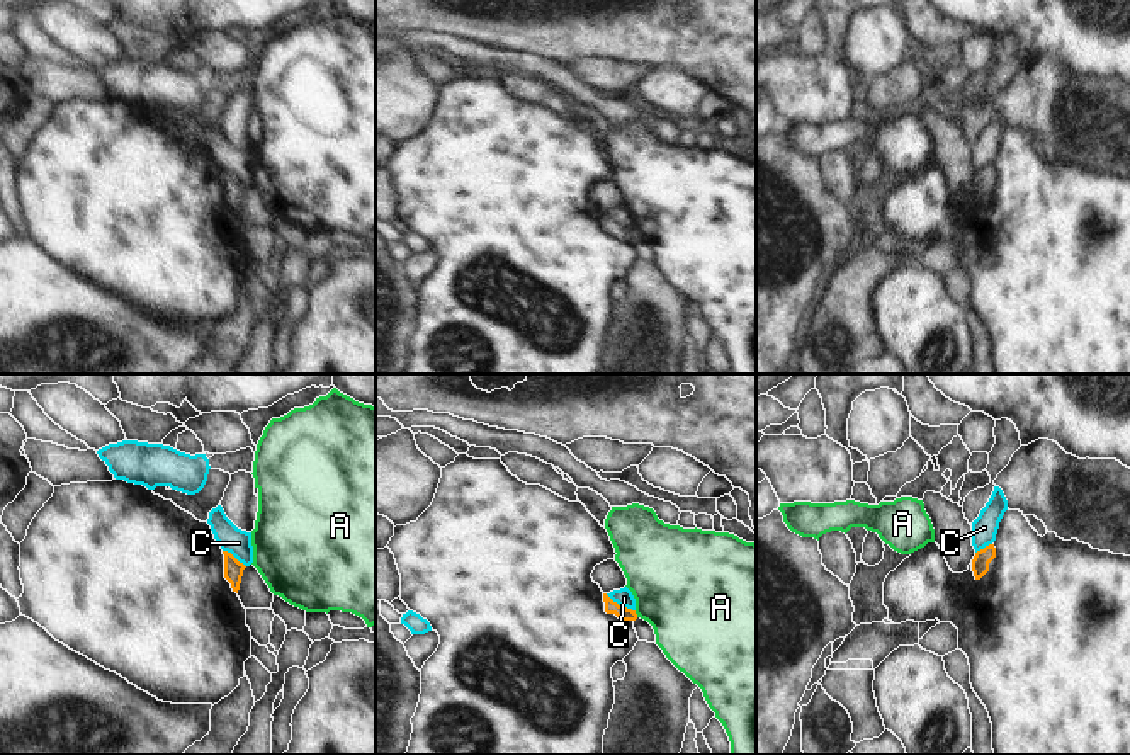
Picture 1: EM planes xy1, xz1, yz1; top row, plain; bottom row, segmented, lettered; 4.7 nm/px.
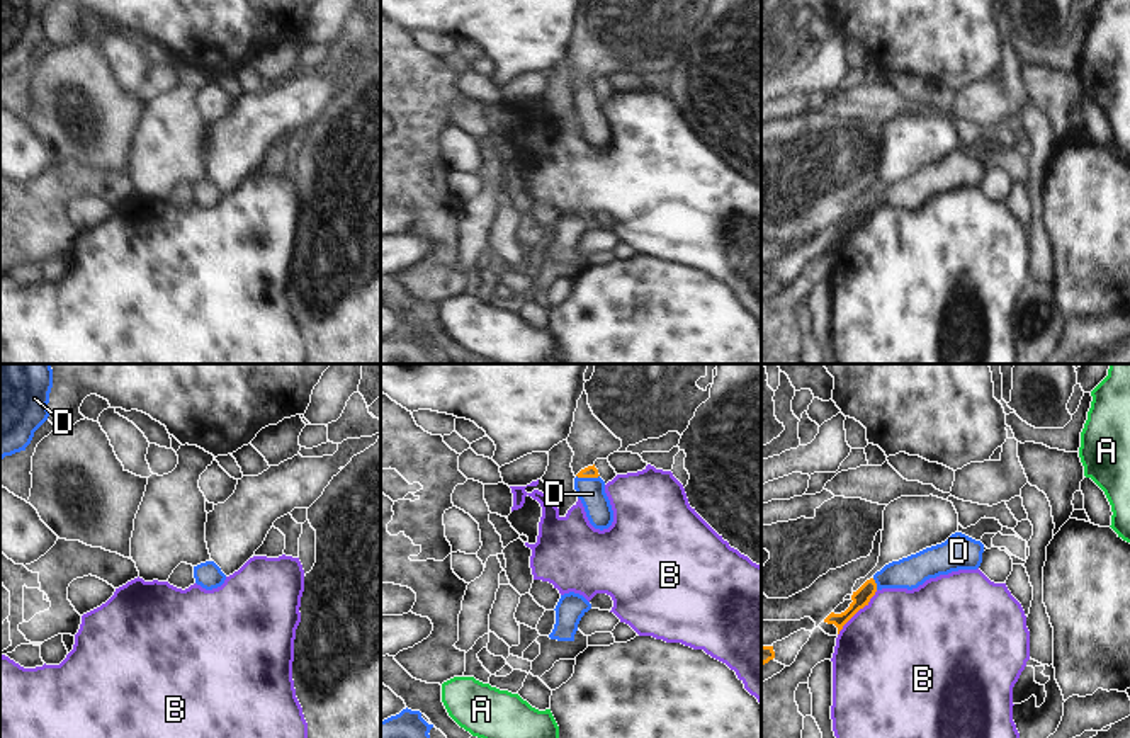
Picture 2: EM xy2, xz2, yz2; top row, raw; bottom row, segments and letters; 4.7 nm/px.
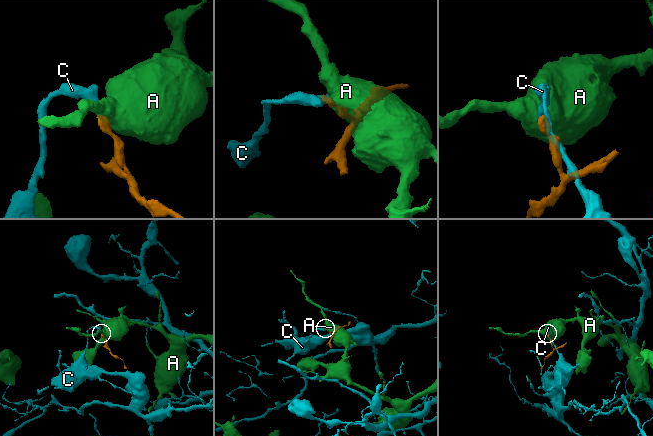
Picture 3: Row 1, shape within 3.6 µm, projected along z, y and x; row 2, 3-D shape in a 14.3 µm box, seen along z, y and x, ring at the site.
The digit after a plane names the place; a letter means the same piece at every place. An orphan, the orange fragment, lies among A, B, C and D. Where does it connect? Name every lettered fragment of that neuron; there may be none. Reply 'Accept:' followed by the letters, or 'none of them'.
Accept: D

